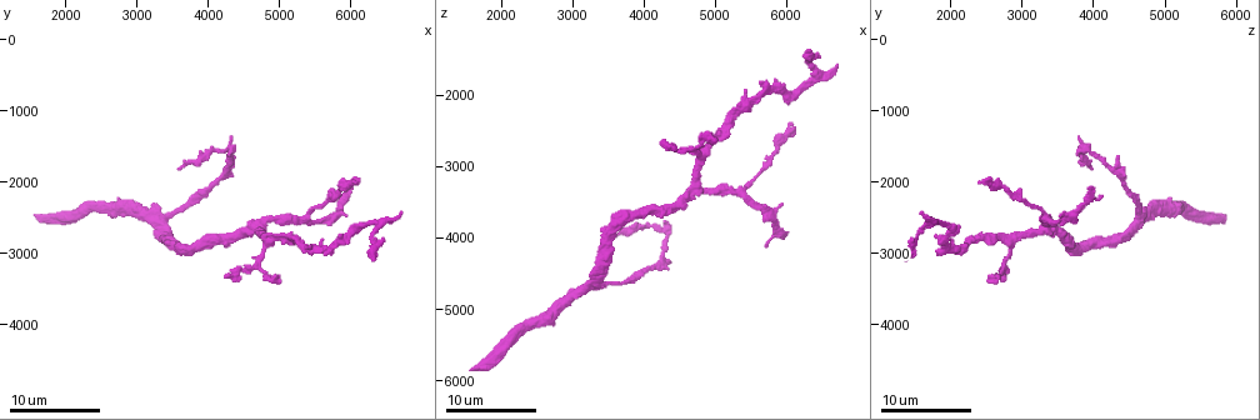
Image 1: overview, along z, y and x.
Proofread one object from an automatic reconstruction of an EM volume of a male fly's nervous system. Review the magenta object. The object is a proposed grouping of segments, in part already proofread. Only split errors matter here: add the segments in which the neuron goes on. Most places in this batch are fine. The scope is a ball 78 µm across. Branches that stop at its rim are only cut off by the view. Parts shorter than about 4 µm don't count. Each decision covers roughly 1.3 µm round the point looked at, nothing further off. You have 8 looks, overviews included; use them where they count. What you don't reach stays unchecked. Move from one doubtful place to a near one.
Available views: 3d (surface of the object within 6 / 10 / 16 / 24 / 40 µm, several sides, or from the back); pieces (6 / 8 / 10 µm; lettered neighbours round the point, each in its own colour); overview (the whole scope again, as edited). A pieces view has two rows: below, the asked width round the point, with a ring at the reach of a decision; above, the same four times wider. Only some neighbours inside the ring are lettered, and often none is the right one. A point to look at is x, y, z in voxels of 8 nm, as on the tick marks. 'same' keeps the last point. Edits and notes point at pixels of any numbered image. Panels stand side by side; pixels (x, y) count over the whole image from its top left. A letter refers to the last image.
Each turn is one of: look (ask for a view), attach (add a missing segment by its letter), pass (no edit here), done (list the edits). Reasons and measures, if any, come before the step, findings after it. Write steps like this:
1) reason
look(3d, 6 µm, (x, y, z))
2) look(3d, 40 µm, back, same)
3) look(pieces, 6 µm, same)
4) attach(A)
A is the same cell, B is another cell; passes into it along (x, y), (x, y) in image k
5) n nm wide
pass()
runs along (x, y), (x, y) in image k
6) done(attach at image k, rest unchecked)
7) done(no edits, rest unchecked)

free end
look(pieces, 6 µm, (4950, 3350, 2650))

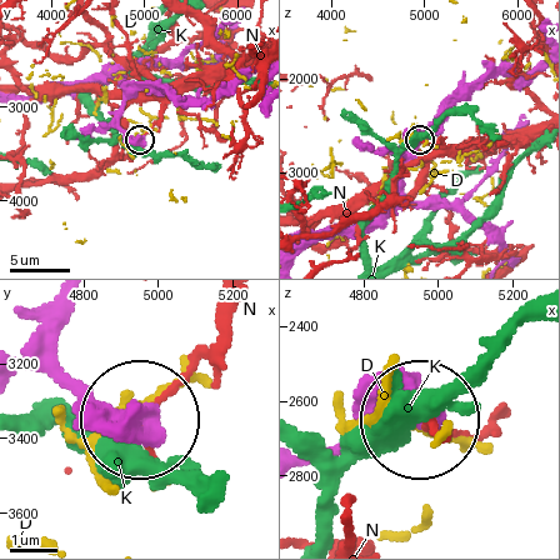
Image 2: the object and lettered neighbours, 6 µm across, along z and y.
pass()
D, K and N are other cells; none of them fits

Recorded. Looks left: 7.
an open end
look(3d, 10 µm, (4250, 3300, 2650))

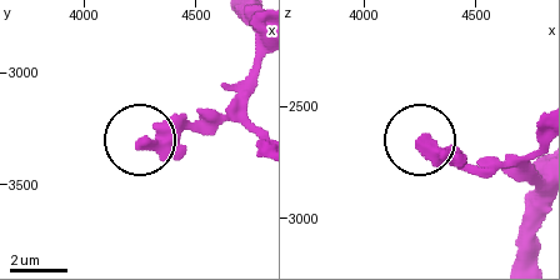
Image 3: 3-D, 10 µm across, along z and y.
look(pieces, 6 µm, (4270, 3330, 2660))

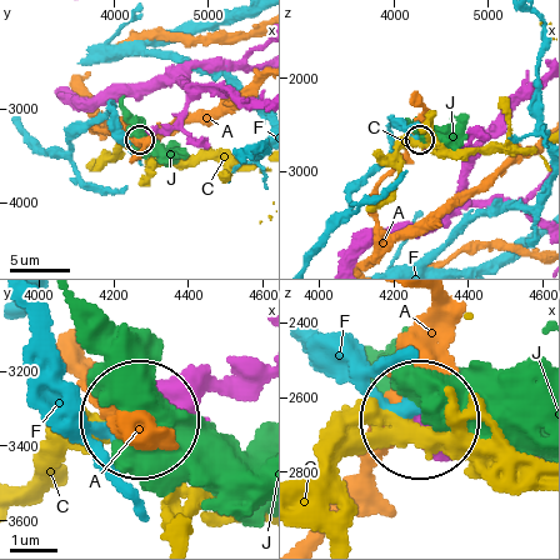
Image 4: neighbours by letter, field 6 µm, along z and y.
pass()
A, C, F and J are other cells; none of them fits

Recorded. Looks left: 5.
branch stops here
look(3d, 10 µm, (4300, 1400, 3800))

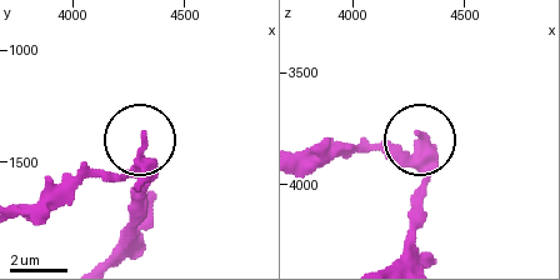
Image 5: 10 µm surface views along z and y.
what lies round it
look(pieces, 8 µm, same)

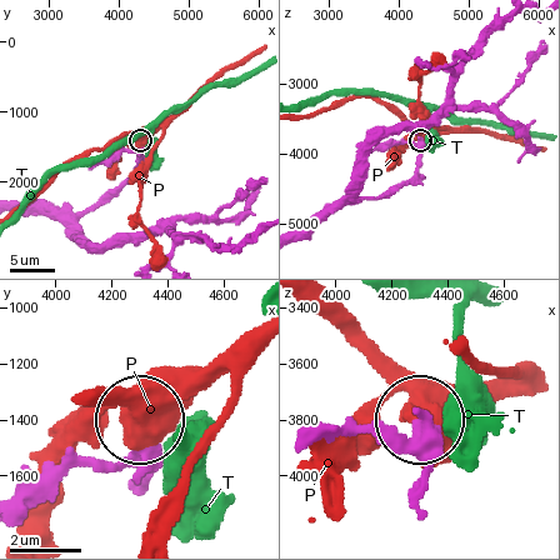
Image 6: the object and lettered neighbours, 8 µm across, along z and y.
pass()
P and T are other cells; no lettered segment goes on from it

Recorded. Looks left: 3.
tapers out
look(pieces, 10 µm, (3600, 1850, 3950))

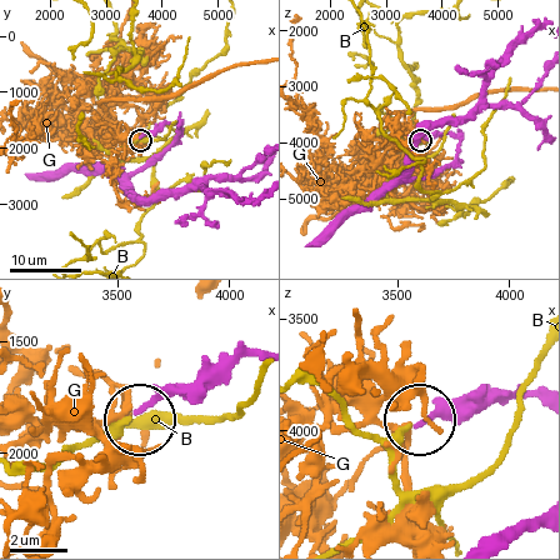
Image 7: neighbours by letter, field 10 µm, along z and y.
pass()
B and G are other cells; runs along (534, 395), (448, 400), (421, 419) in image 7; no lettered segment goes on from it

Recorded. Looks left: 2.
done(no edits, rest unchecked)

